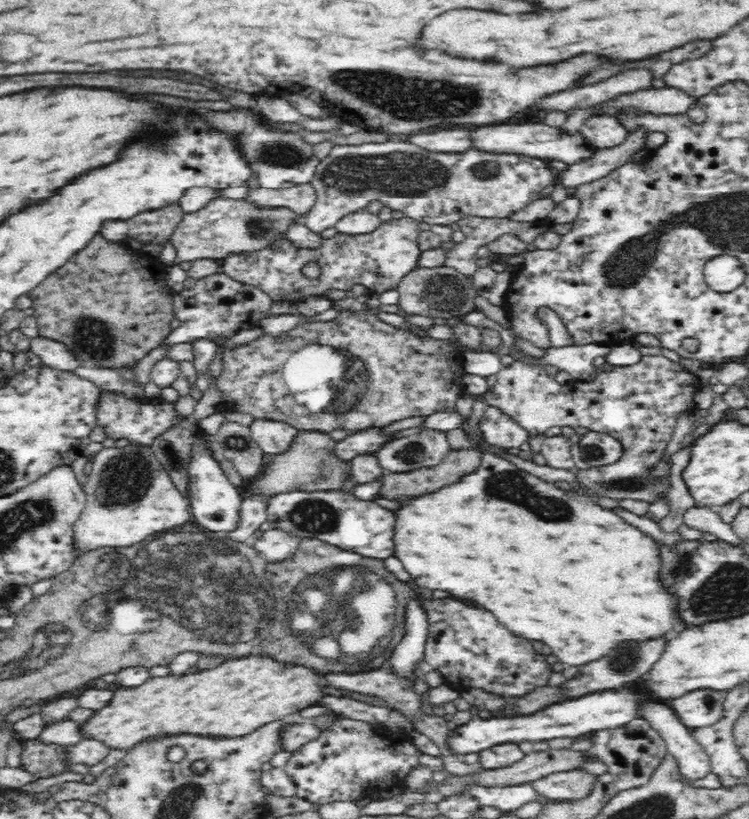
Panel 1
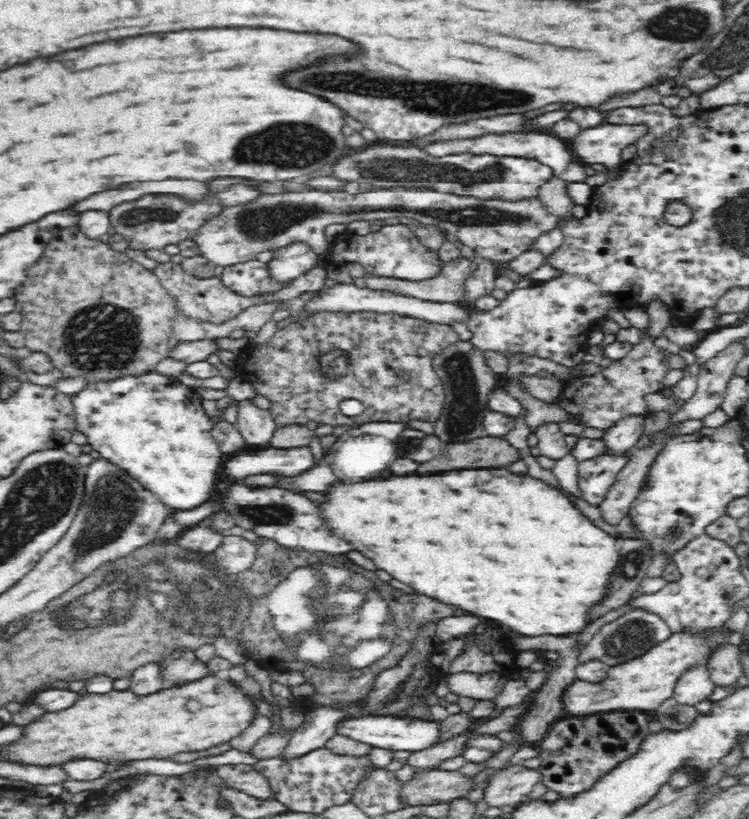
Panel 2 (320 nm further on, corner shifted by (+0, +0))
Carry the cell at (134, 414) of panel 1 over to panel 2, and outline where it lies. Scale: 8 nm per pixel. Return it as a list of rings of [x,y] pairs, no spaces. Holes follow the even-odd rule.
[[[153,371],[138,376],[124,375],[116,380],[96,381],[92,384],[88,384],[82,392],[72,395],[74,395],[74,407],[76,407],[75,418],[77,419],[78,430],[86,436],[87,443],[90,444],[91,448],[98,451],[102,458],[108,459],[110,462],[128,471],[128,473],[130,473],[134,479],[138,480],[138,482],[142,483],[144,487],[156,493],[160,499],[162,499],[162,502],[170,505],[175,510],[186,512],[193,511],[194,508],[206,504],[206,502],[214,496],[216,484],[223,479],[221,471],[222,462],[224,462],[224,454],[213,437],[212,432],[216,422],[204,411],[202,407],[203,398],[197,390],[189,386],[184,386],[178,378],[164,376]]]

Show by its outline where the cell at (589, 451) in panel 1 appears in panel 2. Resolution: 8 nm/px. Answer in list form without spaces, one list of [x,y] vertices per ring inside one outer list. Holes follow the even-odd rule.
[[[629,417],[620,420],[613,428],[606,430],[601,437],[608,456],[626,456],[630,448],[634,448],[644,432],[644,420],[640,417]]]

